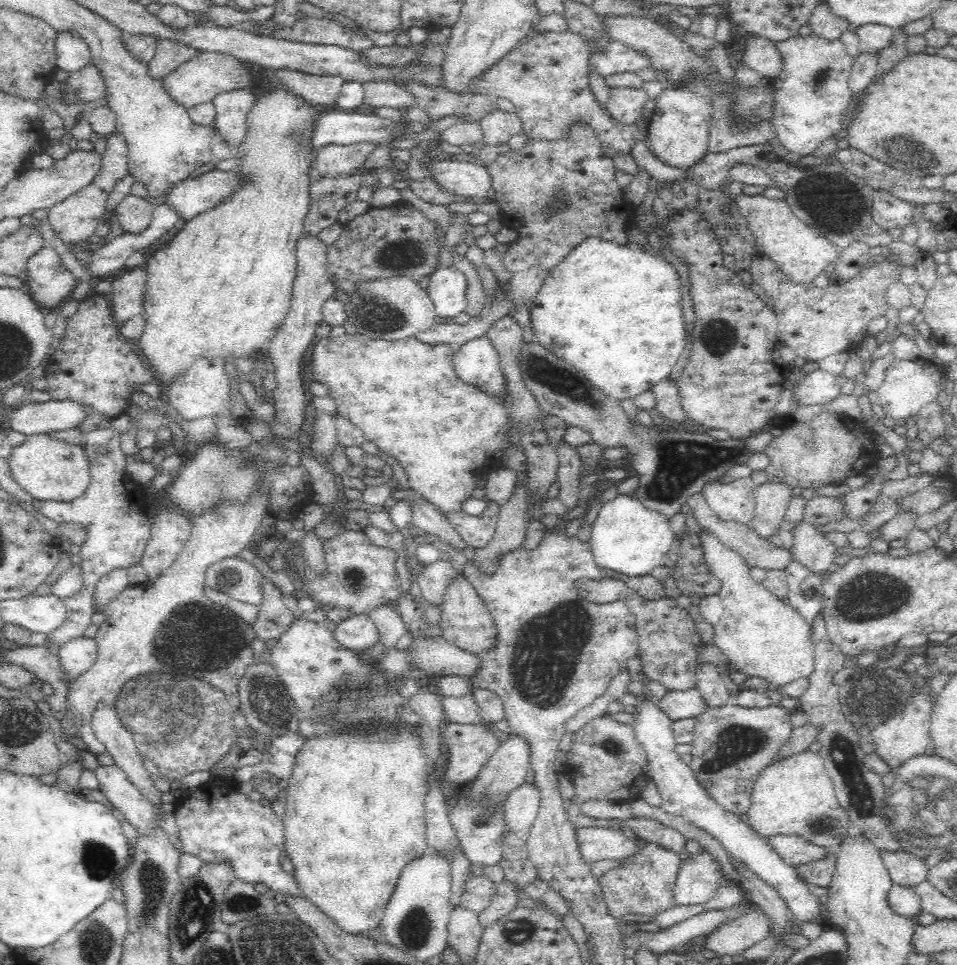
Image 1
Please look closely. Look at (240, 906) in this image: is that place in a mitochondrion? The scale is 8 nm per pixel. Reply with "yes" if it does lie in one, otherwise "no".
yes

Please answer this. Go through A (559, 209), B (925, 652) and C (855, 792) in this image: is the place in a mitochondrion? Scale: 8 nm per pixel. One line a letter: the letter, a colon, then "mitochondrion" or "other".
A: mitochondrion
B: other
C: mitochondrion

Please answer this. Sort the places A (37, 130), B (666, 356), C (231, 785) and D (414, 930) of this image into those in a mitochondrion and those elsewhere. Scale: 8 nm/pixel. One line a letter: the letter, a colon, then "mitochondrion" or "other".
A: other
B: other
C: other
D: mitochondrion

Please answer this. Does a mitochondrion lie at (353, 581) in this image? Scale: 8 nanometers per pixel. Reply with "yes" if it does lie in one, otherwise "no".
yes

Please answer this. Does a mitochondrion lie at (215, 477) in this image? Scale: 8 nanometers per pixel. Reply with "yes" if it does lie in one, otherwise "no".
yes

